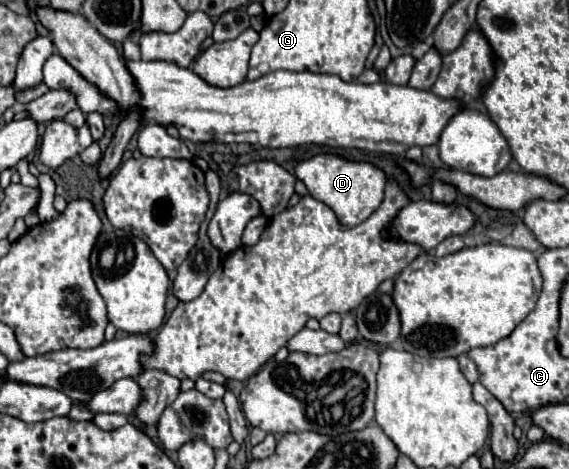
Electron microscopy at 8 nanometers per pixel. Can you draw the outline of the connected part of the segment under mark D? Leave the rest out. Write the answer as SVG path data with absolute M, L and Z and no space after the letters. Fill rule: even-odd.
M316 155L312 159L300 161L296 165L296 177L304 181L304 185L308 187L308 193L314 199L322 201L336 213L338 225L342 229L350 229L366 221L382 203L384 185L386 185L386 175L378 167L370 163L346 161L338 155Z

